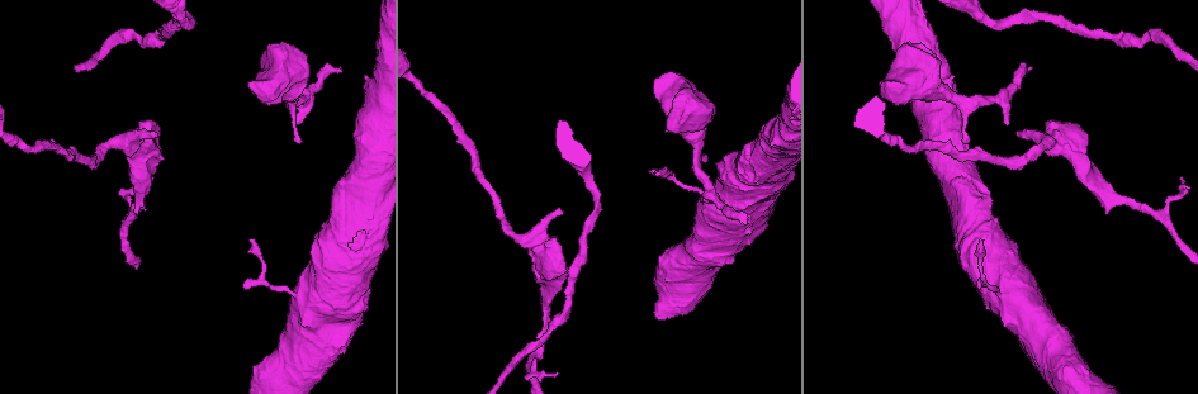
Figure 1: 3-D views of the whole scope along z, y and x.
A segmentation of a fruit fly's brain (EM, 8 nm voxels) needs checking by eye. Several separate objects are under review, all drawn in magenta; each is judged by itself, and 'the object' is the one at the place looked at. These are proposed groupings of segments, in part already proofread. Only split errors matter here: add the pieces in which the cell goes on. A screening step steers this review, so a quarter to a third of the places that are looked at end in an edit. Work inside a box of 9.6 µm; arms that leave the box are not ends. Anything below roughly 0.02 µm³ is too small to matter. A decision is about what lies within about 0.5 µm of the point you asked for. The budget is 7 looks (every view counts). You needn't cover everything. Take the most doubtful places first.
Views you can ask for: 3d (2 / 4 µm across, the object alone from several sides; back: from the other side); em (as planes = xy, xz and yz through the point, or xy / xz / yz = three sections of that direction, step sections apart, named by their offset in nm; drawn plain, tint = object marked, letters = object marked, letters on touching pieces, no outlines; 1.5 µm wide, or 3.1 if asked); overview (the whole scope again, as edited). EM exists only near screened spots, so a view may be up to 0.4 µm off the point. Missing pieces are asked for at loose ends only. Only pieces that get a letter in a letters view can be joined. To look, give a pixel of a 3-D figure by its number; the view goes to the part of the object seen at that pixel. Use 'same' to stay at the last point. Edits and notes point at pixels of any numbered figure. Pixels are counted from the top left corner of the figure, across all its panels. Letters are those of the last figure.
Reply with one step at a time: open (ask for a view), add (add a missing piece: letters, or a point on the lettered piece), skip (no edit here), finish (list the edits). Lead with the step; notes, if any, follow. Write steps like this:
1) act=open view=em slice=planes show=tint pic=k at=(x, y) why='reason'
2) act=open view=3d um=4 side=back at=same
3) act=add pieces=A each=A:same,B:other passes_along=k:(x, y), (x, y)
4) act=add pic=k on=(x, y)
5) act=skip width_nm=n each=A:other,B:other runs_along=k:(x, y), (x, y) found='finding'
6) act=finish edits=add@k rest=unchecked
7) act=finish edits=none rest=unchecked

act=open view=3d um=4 pic=1 at=(655, 80)

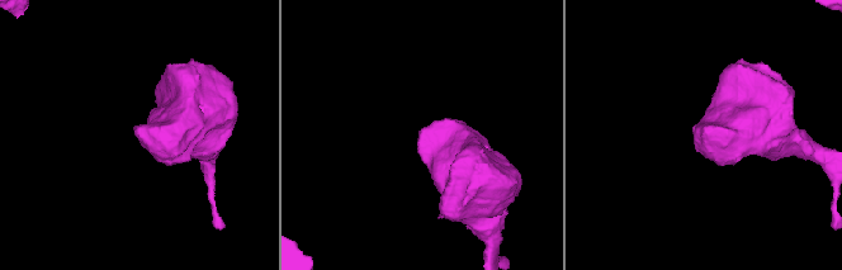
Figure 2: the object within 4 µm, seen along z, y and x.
act=open view=em slice=planes show=letters pic=2 at=(420, 132) why='shape alone is not enough'

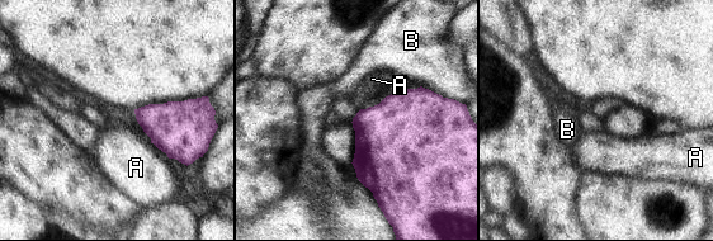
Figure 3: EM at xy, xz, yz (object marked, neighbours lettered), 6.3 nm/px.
act=skip width_nm=320 longest_contact=B:160nm each=A:other,B:other found='none of them fits'

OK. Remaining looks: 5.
act=open view=3d um=2 pic=1 at=(1031, 68) why='branch stops here'

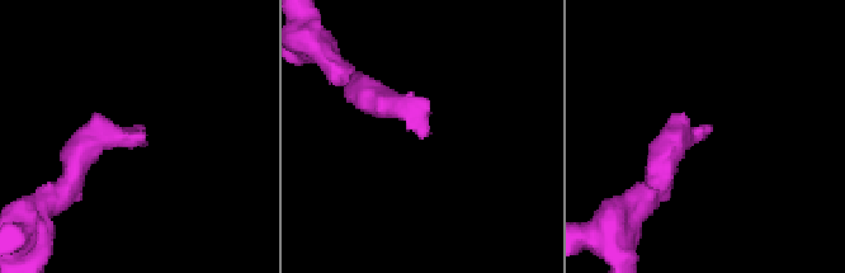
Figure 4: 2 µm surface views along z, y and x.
act=open view=em slice=planes show=letters pic=4 at=(419, 138)

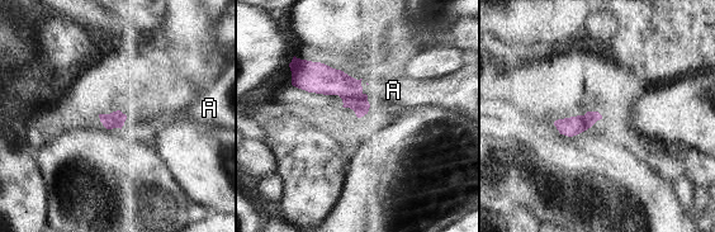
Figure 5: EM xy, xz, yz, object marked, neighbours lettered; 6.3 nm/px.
act=add pieces=A width_nm=110 each=A:same passes_along=5:(336, 83), (369, 104), (393, 90) found='it goes on there'

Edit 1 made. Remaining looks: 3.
act=open view=overview why='redraw'

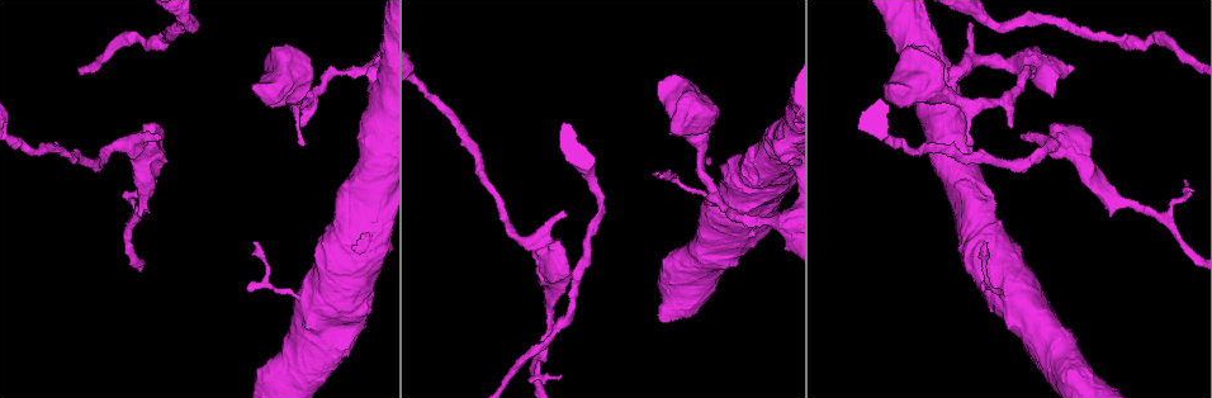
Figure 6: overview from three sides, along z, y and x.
act=open view=3d um=2 pic=6 at=(157, 137) why='branch stops here'

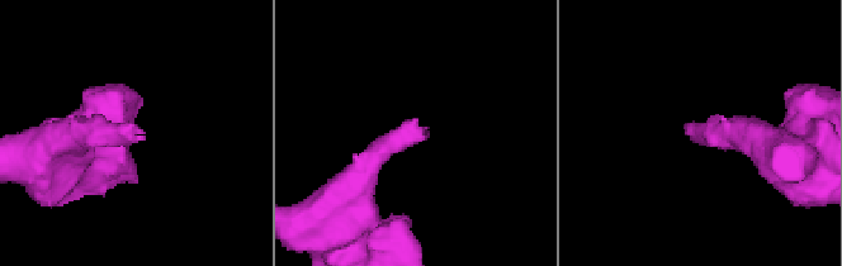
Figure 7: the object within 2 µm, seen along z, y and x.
act=open view=em slice=planes show=letters pic=7 at=(700, 136) why='shape alone is not enough'

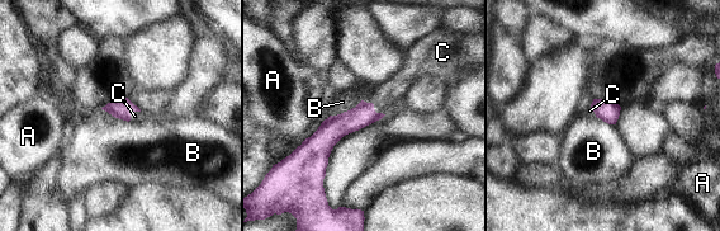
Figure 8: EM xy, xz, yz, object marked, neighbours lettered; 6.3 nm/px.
act=add pieces=C each=A:other,B:other,C:same found='it goes on there'

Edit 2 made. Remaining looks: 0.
act=finish edits=add@5,add@8 rest=unchecked

